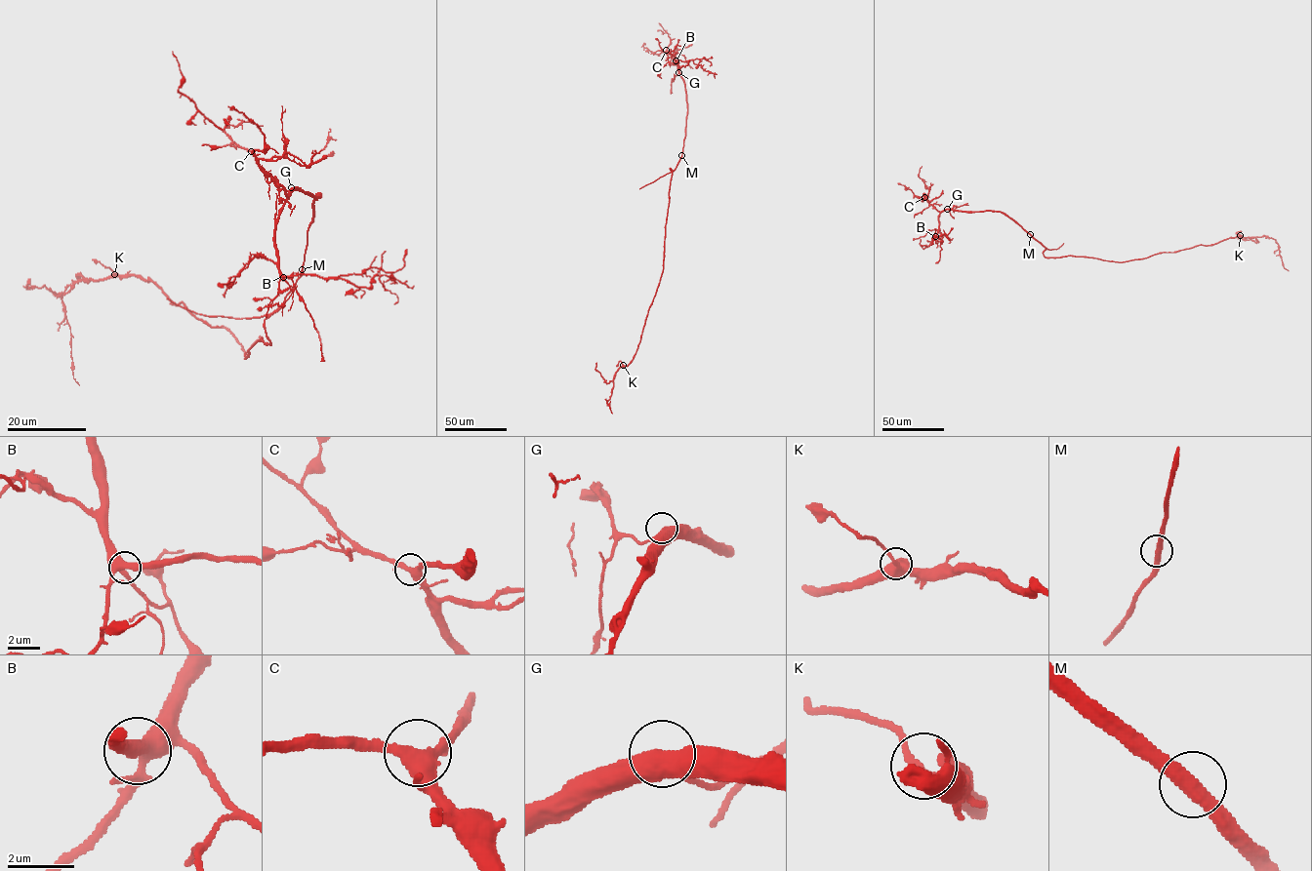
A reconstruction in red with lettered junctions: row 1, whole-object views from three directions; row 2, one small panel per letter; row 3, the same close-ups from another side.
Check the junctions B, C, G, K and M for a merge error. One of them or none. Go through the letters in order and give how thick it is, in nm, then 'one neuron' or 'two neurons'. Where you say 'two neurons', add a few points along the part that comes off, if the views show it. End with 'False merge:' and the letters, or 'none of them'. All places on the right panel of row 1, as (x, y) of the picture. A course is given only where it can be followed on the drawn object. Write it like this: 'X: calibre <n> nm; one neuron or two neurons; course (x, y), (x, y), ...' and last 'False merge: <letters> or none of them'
B: calibre 400 nm; one neuron
C: calibre 400 nm; one neuron
G: calibre 480 nm; one neuron
K: calibre 280 nm; one neuron
M: calibre 380 nm; one neuron
False merge: none of them

